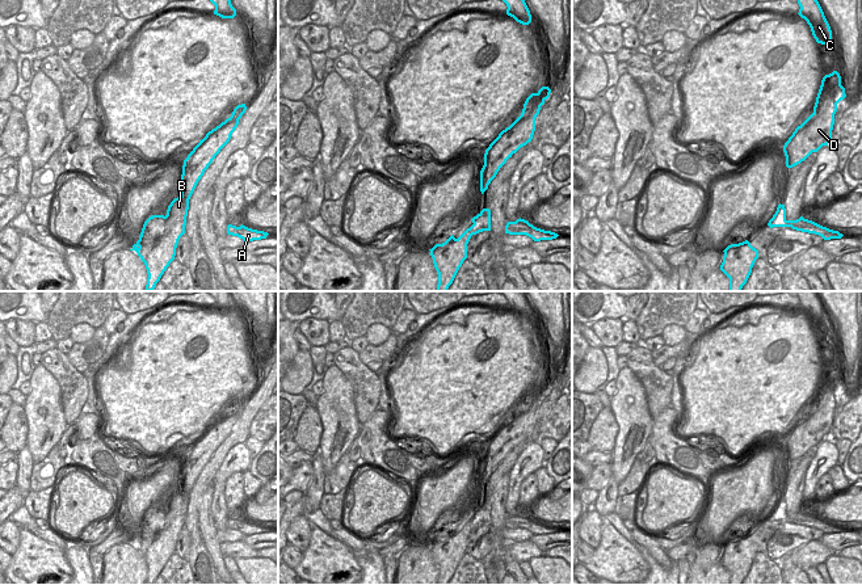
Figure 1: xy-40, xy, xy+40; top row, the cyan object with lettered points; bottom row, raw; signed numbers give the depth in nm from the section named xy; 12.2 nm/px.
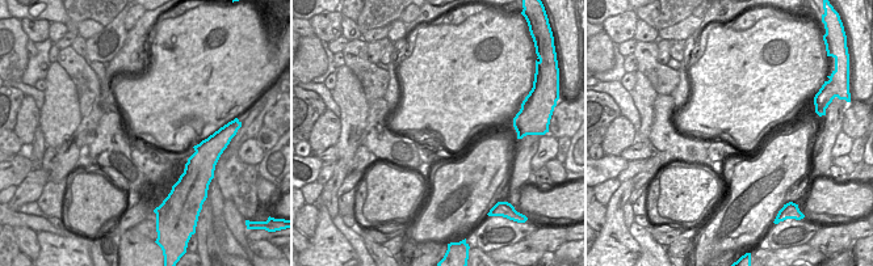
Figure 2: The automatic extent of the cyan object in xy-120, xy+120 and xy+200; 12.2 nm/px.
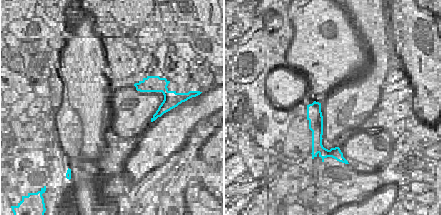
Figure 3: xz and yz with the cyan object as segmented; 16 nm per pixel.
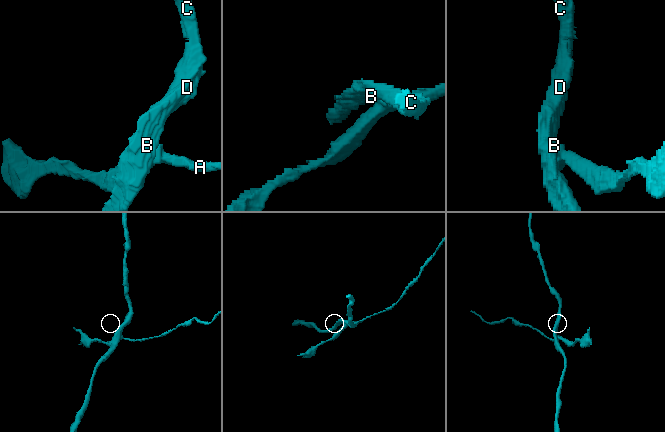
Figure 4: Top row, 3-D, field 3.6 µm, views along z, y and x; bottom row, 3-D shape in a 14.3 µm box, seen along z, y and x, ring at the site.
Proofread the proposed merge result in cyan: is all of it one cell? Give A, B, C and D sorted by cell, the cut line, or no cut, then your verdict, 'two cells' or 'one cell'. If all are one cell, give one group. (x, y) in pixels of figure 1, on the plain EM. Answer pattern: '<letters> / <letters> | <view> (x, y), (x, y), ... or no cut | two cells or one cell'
A / B C D | xy (480, 506), (484, 520), (490, 522) | two cells

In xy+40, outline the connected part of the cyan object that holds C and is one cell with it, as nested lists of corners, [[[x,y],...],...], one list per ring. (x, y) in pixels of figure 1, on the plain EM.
[[[796,291],[799,310],[807,315],[817,337],[829,338],[832,324],[816,291]]]

